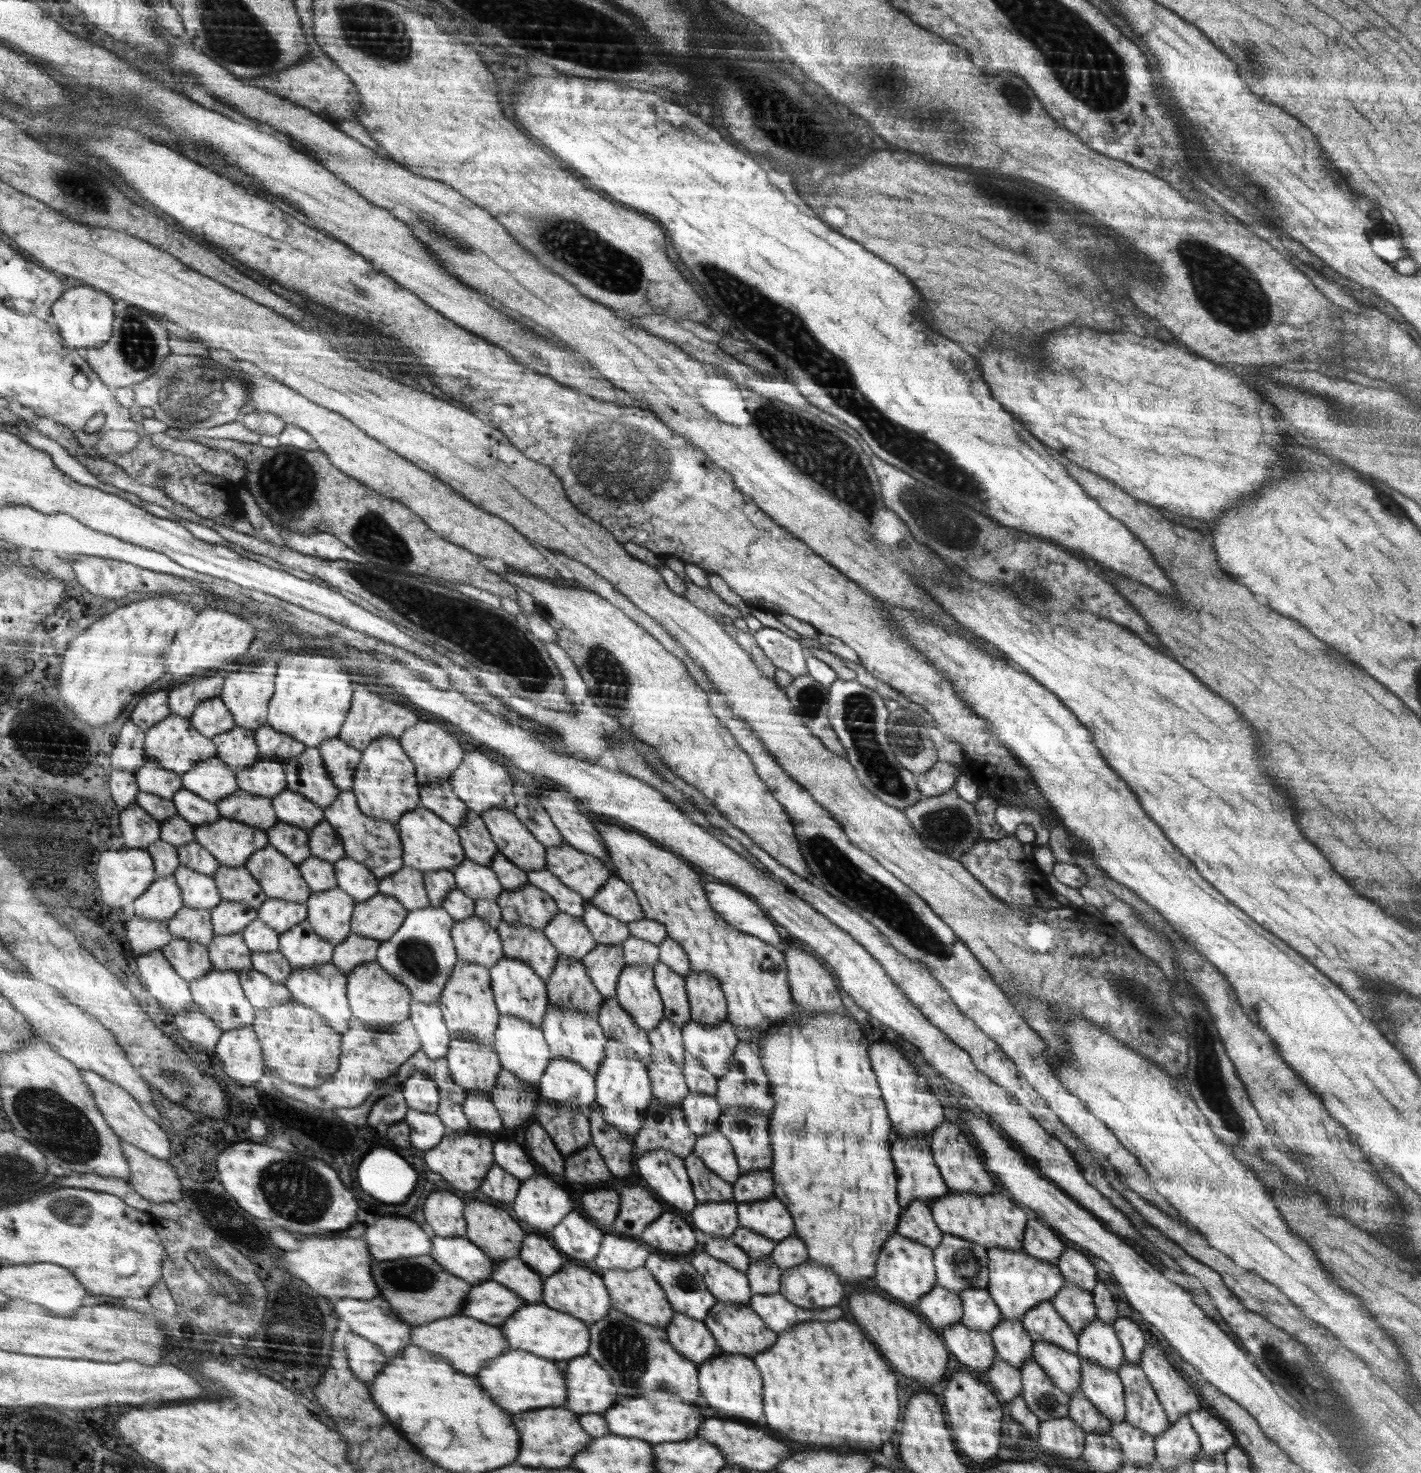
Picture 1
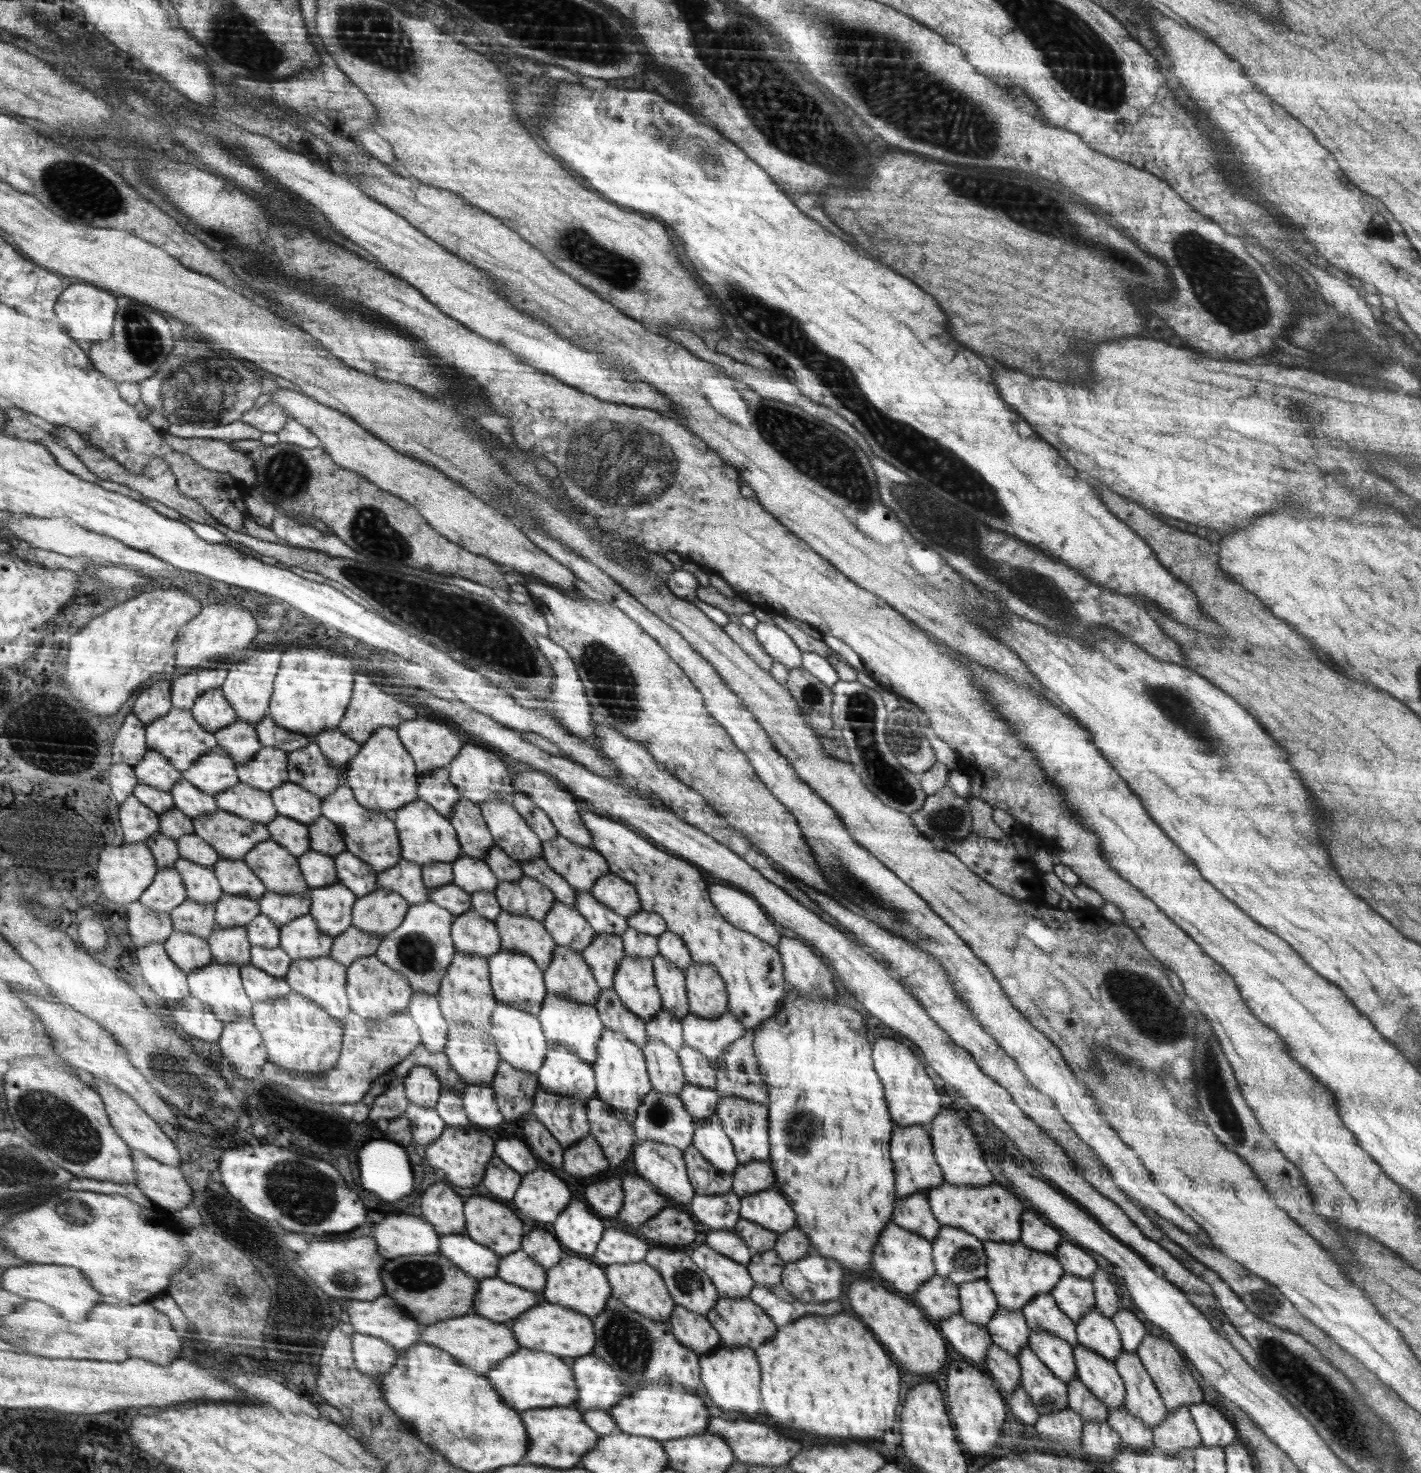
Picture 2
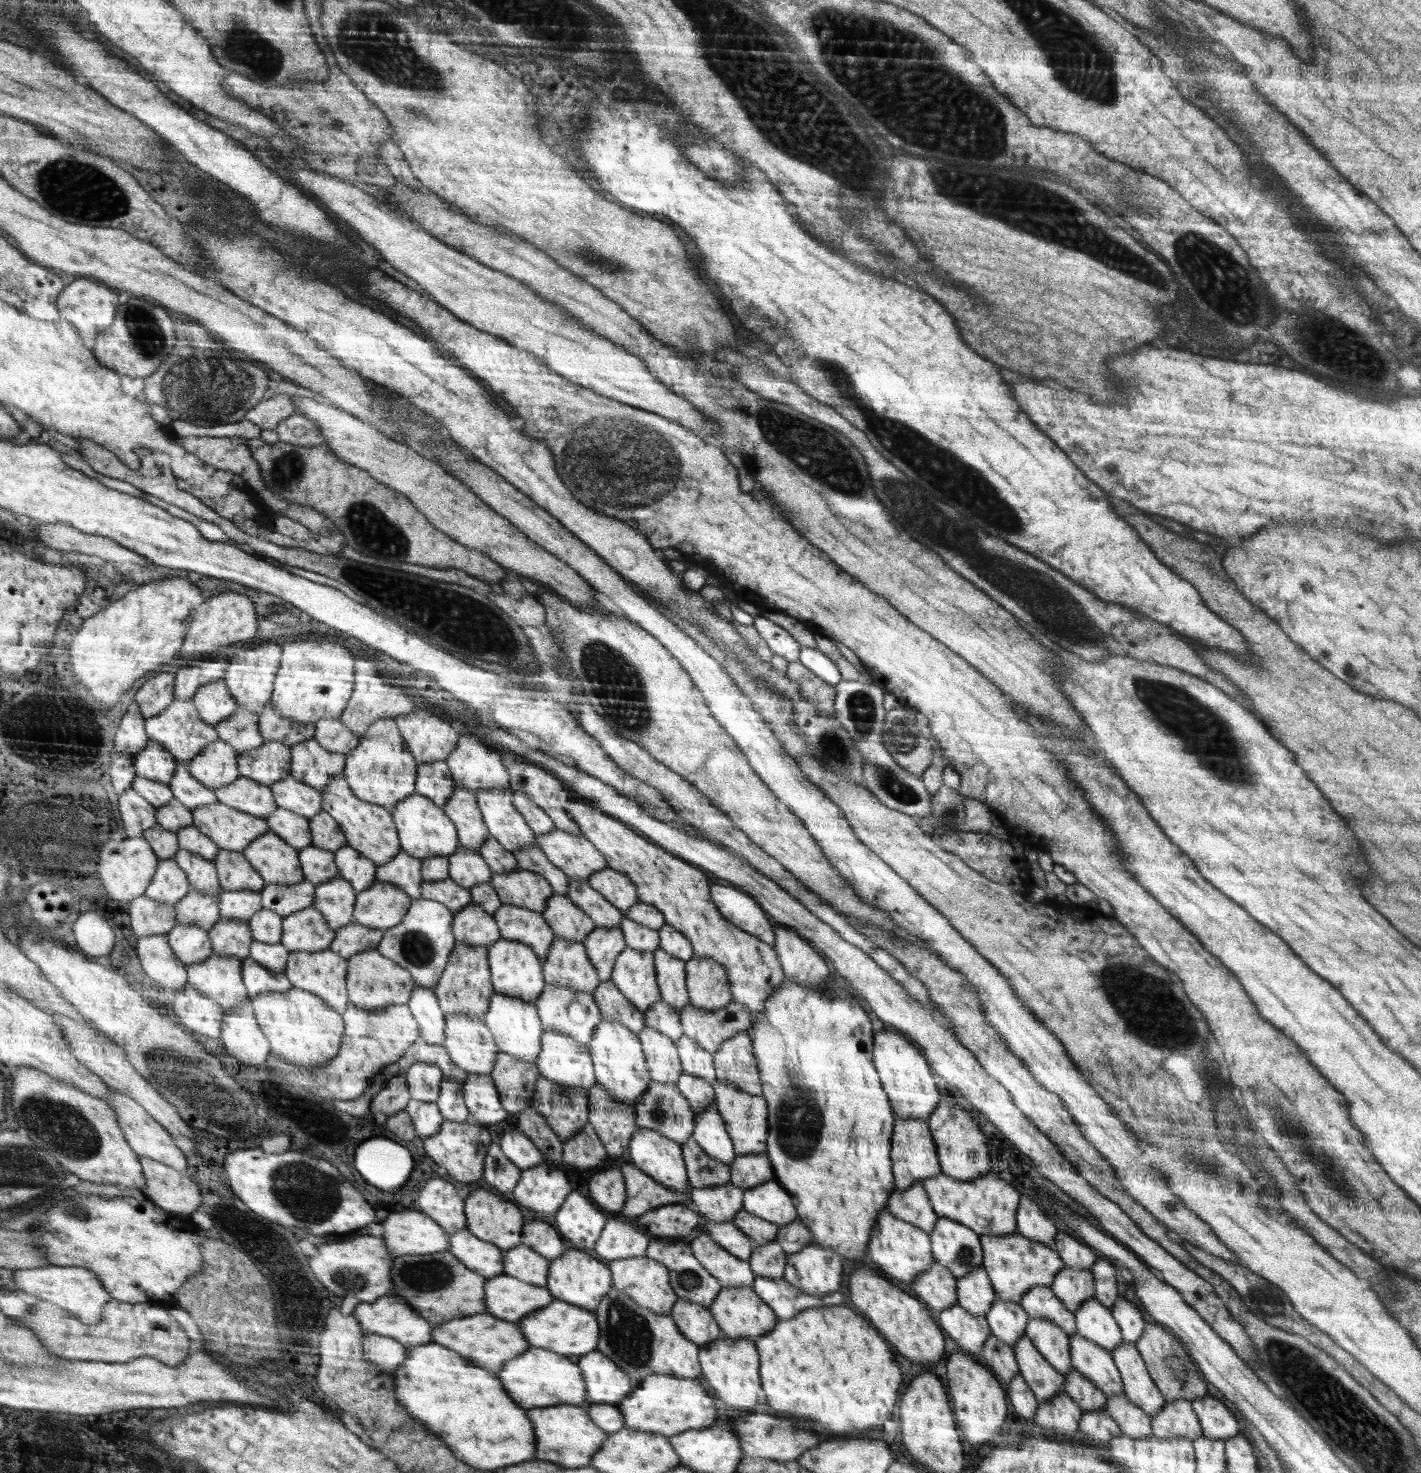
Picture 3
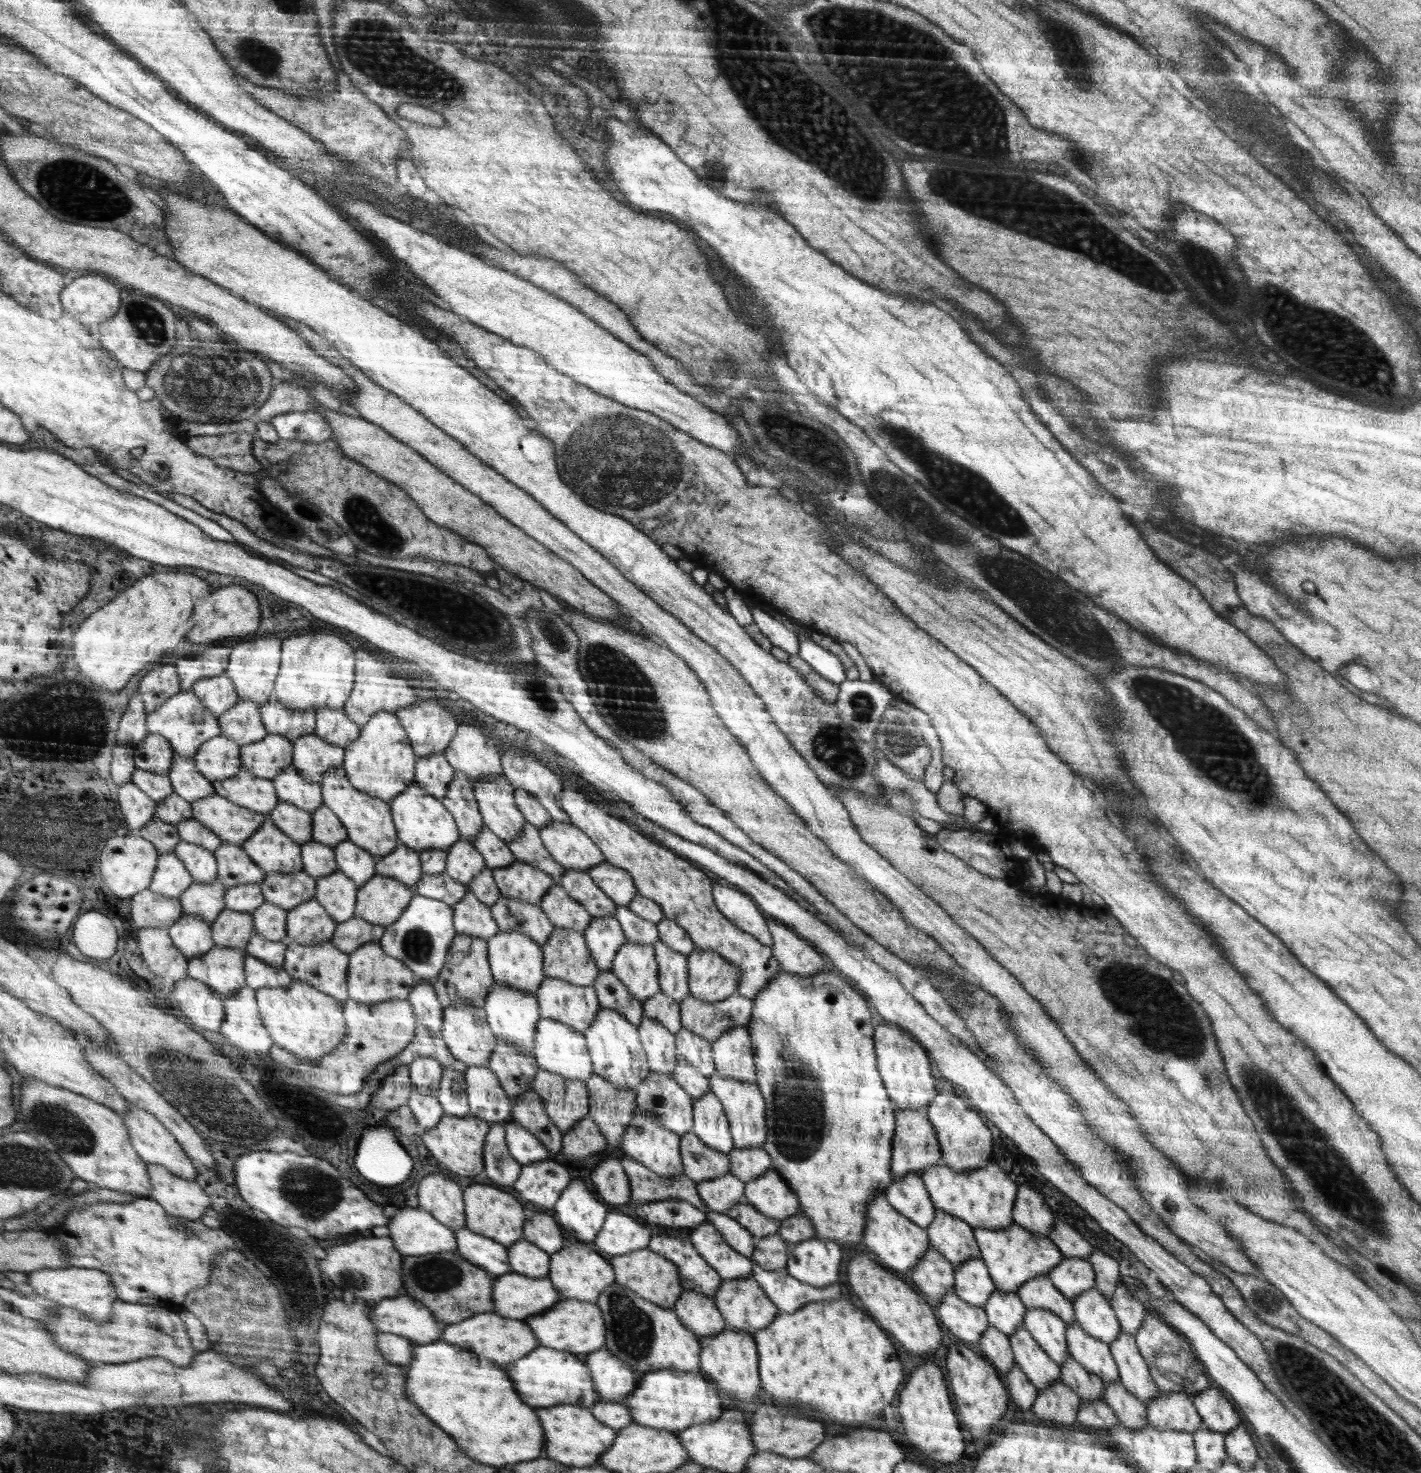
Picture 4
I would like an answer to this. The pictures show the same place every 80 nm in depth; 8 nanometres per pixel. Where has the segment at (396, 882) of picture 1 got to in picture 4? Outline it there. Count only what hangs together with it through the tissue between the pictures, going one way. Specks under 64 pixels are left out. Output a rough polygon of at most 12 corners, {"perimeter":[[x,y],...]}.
{"perimeter":[[401,844],[376,860],[376,875],[395,878],[415,892],[423,876],[416,851]]}

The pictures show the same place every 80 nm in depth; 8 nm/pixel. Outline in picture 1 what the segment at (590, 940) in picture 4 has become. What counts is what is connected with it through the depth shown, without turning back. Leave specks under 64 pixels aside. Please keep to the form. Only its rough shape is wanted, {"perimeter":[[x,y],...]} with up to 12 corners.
{"perimeter":[[597,944],[582,960],[604,998],[618,992],[622,945]]}

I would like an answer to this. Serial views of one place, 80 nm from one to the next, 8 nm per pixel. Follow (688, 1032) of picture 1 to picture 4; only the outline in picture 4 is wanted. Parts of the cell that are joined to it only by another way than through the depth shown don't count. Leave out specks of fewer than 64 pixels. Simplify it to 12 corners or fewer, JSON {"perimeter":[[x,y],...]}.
{"perimeter":[[753,1000],[679,1002],[683,1026],[710,1044],[750,1026]]}

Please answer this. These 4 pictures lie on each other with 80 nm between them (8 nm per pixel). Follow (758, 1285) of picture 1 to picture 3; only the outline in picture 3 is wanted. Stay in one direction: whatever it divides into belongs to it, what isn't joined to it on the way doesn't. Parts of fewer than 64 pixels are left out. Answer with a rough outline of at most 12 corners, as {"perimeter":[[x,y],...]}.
{"perimeter":[[774,1240],[754,1246],[754,1276],[780,1278],[787,1256]]}

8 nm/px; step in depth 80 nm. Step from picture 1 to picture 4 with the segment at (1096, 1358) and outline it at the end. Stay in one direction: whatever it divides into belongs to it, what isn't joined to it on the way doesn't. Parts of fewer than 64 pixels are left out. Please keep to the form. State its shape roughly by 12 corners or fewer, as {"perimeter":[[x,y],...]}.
{"perimeter":[[1095,1286],[1074,1303],[1076,1324],[1110,1344],[1122,1331]]}

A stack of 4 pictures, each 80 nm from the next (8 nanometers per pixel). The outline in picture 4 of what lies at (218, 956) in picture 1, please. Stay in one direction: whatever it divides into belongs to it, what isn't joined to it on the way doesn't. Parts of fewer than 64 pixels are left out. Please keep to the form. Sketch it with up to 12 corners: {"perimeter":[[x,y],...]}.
{"perimeter":[[227,908],[212,925],[218,946],[246,951],[250,913]]}

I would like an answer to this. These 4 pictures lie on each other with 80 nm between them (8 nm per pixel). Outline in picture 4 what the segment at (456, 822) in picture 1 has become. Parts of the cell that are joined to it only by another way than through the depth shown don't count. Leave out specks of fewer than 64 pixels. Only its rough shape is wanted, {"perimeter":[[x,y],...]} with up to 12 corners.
{"perimeter":[[446,753],[420,757],[415,780],[442,799],[454,778]]}

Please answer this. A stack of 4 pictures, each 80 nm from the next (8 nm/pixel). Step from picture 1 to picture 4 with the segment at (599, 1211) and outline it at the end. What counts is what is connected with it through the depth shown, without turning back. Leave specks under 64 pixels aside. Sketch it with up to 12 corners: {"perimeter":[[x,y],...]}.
{"perimeter":[[607,1155],[590,1176],[613,1207],[627,1207],[631,1183],[622,1159]]}

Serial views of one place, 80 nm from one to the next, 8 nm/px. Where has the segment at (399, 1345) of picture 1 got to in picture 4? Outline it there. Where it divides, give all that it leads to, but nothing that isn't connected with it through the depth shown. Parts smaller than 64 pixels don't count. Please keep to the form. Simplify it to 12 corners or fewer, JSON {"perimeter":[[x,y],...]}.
{"perimeter":[[406,1294],[373,1302],[376,1330],[415,1345],[440,1340],[446,1324]]}

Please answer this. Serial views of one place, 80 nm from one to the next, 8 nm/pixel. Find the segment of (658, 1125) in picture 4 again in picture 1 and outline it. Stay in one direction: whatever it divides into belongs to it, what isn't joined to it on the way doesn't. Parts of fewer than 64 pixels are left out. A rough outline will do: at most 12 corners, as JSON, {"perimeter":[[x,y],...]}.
{"perimeter":[[671,1150],[638,1156],[638,1174],[668,1203],[698,1204],[684,1161]]}

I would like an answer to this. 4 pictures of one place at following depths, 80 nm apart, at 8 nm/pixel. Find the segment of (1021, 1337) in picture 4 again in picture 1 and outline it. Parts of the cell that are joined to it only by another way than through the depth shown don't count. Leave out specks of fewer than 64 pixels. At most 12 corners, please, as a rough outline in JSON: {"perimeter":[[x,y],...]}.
{"perimeter":[[1033,1356],[1022,1366],[1024,1400],[1041,1421],[1070,1416],[1069,1396]]}

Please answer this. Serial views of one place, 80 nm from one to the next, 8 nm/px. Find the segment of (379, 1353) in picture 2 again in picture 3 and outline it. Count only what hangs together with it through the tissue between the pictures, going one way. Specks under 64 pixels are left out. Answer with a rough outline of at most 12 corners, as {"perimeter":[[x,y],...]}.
{"perimeter":[[366,1334],[367,1362],[396,1370],[408,1348],[394,1338]]}

